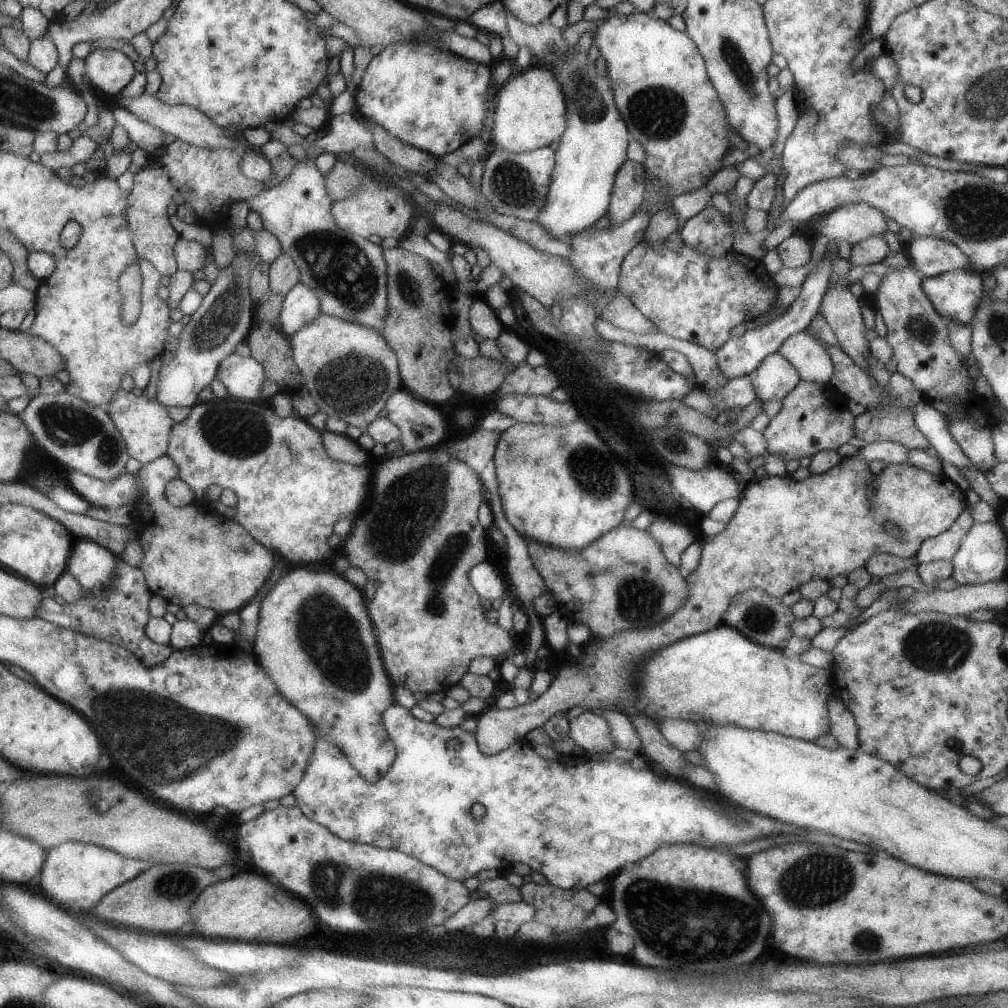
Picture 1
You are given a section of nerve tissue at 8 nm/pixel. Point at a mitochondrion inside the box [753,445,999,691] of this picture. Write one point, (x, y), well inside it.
(937, 646)

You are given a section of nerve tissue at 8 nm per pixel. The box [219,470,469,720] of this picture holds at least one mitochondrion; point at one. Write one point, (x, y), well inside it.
(329, 634)

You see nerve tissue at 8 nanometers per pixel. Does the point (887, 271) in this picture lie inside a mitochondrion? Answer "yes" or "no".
no

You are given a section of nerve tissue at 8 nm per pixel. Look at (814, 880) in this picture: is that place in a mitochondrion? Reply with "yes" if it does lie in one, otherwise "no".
yes

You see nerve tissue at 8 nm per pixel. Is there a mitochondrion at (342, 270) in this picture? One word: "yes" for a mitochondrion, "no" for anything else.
yes

